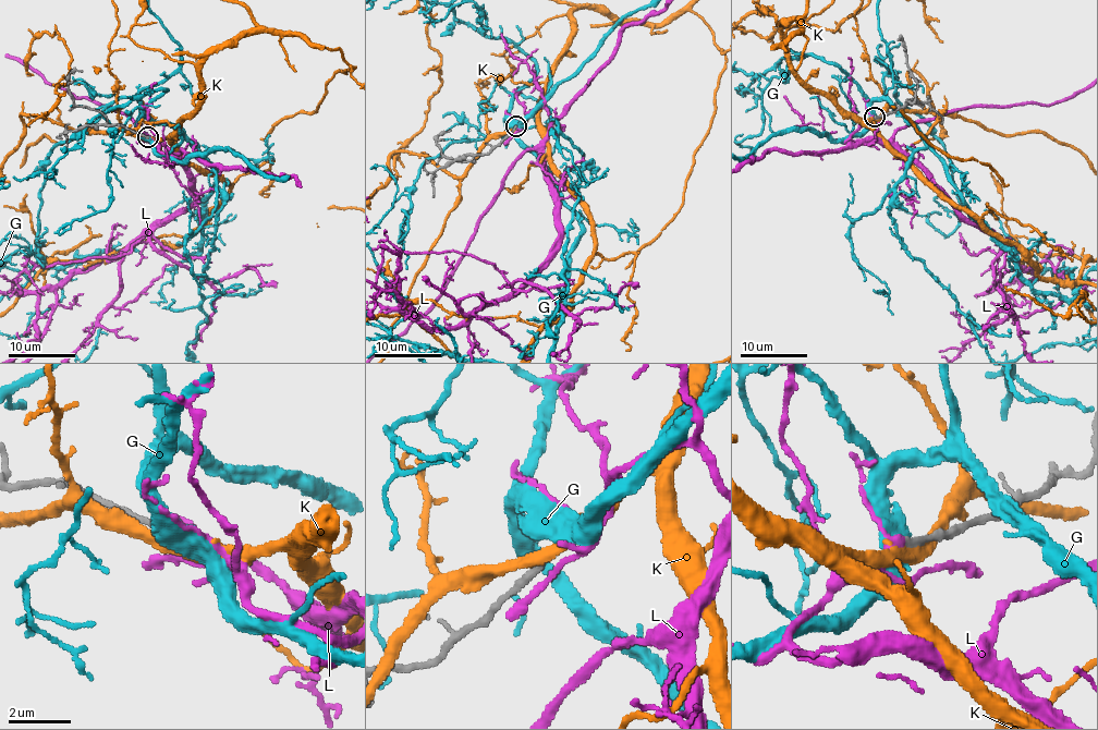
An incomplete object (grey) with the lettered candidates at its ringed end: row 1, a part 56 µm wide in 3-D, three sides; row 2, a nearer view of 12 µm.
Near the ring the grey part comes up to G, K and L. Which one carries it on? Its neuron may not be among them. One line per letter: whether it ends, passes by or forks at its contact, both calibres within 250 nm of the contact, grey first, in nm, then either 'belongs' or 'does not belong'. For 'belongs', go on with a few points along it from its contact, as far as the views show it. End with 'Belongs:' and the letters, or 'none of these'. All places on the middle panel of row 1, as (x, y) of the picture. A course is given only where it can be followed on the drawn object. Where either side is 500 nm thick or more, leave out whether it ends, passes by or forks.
G: calibres 220 and 550 nm; does not belong
K: it forks; calibres 240 and 280 nm; does not belong
L: it passes by; calibres 220 and 260 nm; belongs
Belongs: L

